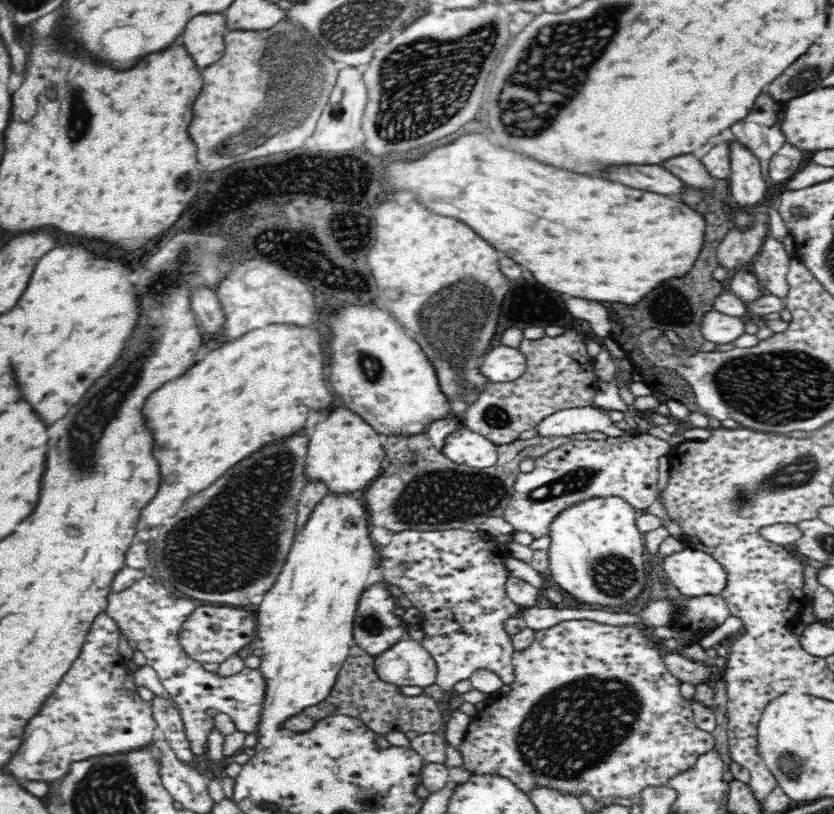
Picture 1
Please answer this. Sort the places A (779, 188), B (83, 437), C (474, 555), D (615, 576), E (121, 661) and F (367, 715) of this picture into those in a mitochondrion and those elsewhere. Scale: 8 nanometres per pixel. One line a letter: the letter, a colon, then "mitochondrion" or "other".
A: other
B: mitochondrion
C: other
D: mitochondrion
E: other
F: other

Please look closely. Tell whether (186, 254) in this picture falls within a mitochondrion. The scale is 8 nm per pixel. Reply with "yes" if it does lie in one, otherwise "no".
yes

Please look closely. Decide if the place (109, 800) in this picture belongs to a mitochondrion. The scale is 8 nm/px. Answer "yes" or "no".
yes

